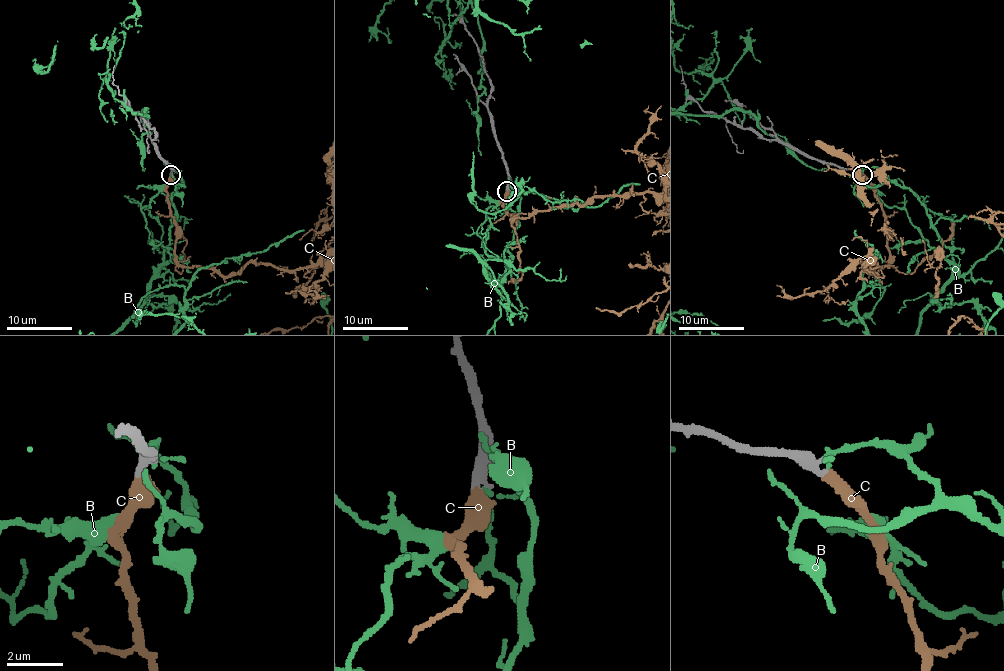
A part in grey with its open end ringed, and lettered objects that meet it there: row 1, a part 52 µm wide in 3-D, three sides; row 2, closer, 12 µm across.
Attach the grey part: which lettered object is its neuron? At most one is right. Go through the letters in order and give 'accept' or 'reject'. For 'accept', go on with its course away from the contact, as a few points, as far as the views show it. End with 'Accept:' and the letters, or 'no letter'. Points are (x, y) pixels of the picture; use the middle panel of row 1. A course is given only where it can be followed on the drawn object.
B: reject
C: accept
Accept: C

